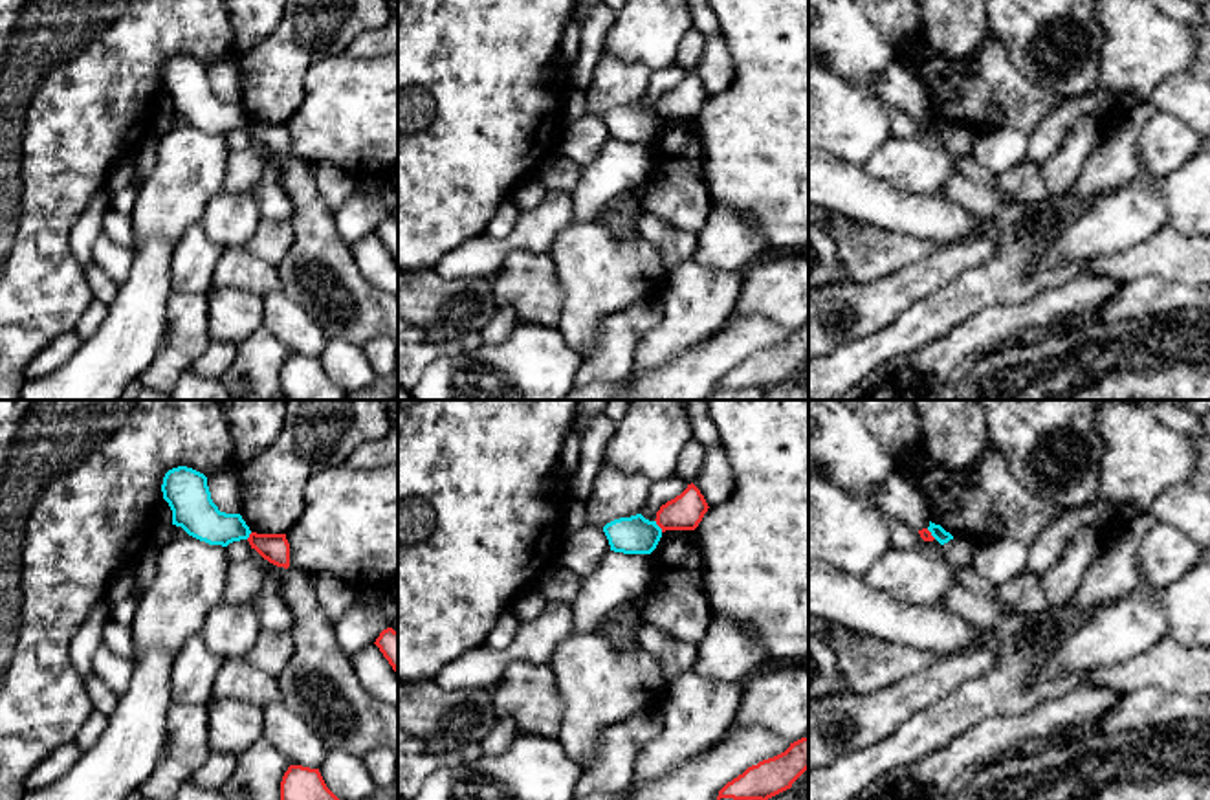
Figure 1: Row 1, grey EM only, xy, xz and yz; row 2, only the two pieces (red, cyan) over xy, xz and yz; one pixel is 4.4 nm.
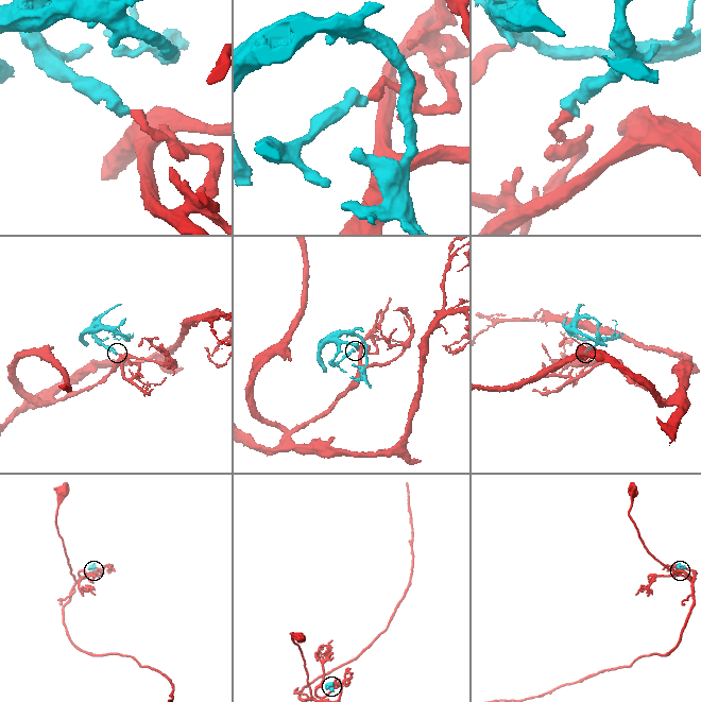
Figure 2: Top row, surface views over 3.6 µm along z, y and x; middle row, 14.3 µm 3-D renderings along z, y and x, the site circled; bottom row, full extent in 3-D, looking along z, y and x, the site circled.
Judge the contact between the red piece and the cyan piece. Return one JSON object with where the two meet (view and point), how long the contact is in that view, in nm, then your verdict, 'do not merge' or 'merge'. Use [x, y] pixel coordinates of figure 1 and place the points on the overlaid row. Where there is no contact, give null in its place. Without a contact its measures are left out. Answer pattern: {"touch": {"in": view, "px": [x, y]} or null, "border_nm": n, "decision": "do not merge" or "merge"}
{"touch": {"in": "xz", "px": [657, 523]}, "border_nm": 70, "decision": "do not merge"}

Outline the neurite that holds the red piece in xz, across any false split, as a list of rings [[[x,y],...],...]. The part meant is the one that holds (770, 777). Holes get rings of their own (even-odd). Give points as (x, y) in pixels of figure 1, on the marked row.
[[[808,736],[728,782],[717,800],[768,800],[786,789],[808,769]]]

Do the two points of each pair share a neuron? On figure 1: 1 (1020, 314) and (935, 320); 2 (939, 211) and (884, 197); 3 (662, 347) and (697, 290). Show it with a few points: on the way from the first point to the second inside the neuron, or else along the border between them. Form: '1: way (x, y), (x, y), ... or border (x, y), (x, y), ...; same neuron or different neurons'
1: border (1009, 303), (987, 305), (932, 342); different neurons
2: way (926, 211), (897, 210); same neuron
3: way (675, 333), (697, 305); same neuron

